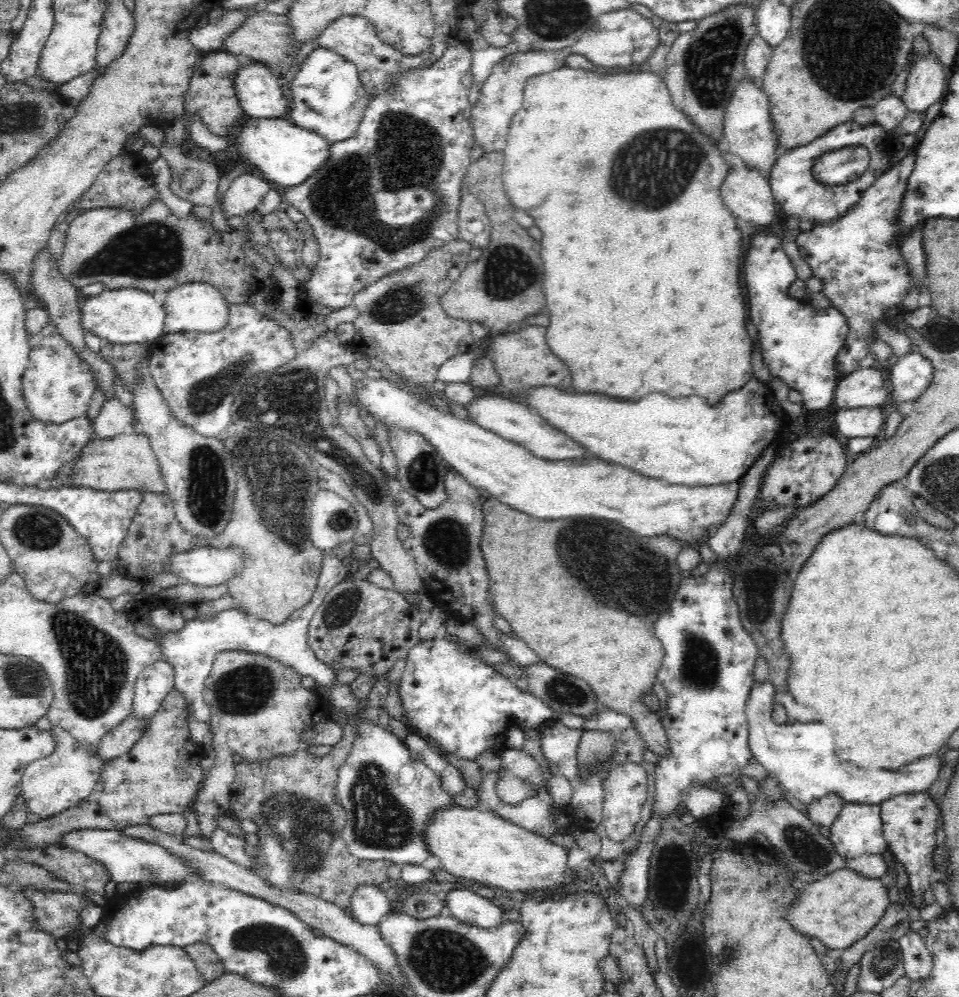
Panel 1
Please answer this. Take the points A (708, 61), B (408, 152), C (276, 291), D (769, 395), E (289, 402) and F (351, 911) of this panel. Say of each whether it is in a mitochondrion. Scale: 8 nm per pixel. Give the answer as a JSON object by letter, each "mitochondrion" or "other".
{"A":"mitochondrion","B":"mitochondrion","C":"other","D":"other","E":"mitochondrion","F":"other"}

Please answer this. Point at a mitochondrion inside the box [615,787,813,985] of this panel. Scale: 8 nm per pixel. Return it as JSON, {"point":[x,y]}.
{"point":[730,952]}

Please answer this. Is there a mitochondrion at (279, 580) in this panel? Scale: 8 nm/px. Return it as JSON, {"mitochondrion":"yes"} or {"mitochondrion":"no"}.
{"mitochondrion":"no"}

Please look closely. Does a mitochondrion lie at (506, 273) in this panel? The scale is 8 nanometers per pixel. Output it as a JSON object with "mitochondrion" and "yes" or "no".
{"mitochondrion":"yes"}

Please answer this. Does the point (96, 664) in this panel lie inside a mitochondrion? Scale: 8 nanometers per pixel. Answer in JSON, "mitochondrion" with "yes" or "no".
{"mitochondrion":"yes"}

